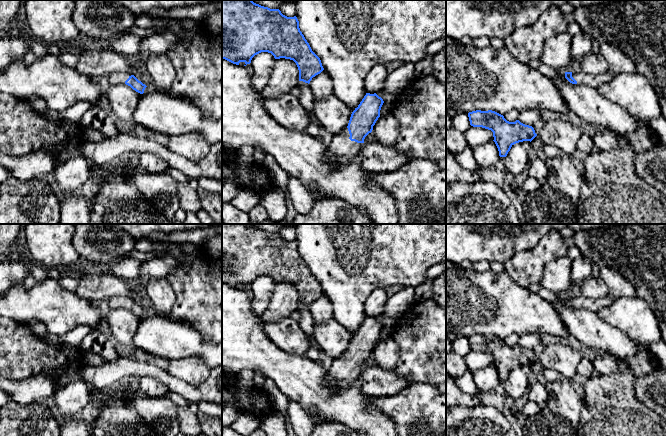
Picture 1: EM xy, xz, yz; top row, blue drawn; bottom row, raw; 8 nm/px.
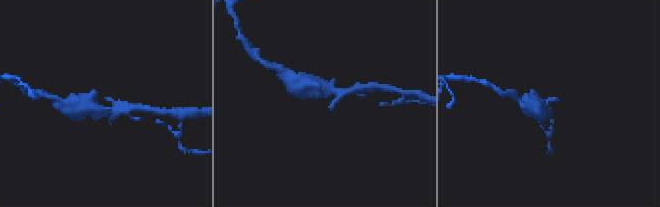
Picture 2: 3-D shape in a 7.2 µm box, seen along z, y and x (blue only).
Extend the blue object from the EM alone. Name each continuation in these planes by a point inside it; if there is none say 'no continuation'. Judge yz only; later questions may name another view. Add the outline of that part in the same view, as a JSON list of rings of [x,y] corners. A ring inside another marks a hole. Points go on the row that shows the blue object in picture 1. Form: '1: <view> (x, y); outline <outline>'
1: yz (594, 81); outline [[[574,69],[572,71],[572,77],[577,81],[577,84],[586,85],[594,89],[597,89],[602,84],[611,81],[615,75],[616,74],[610,70],[606,73],[598,75],[588,74],[578,69]]]

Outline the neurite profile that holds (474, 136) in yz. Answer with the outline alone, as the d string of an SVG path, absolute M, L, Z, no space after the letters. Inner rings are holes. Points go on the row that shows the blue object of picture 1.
M470 126L464 135L467 146L472 149L479 144L491 142L494 140L493 132L482 127Z

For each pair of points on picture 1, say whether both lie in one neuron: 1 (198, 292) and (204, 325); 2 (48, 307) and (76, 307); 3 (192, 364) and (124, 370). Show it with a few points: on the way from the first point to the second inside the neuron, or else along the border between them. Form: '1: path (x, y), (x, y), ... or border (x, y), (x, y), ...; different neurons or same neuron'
1: path (204, 300), (204, 317); same neuron
2: path (55, 307), (69, 307); same neuron
3: border (166, 370), (187, 383); different neurons

